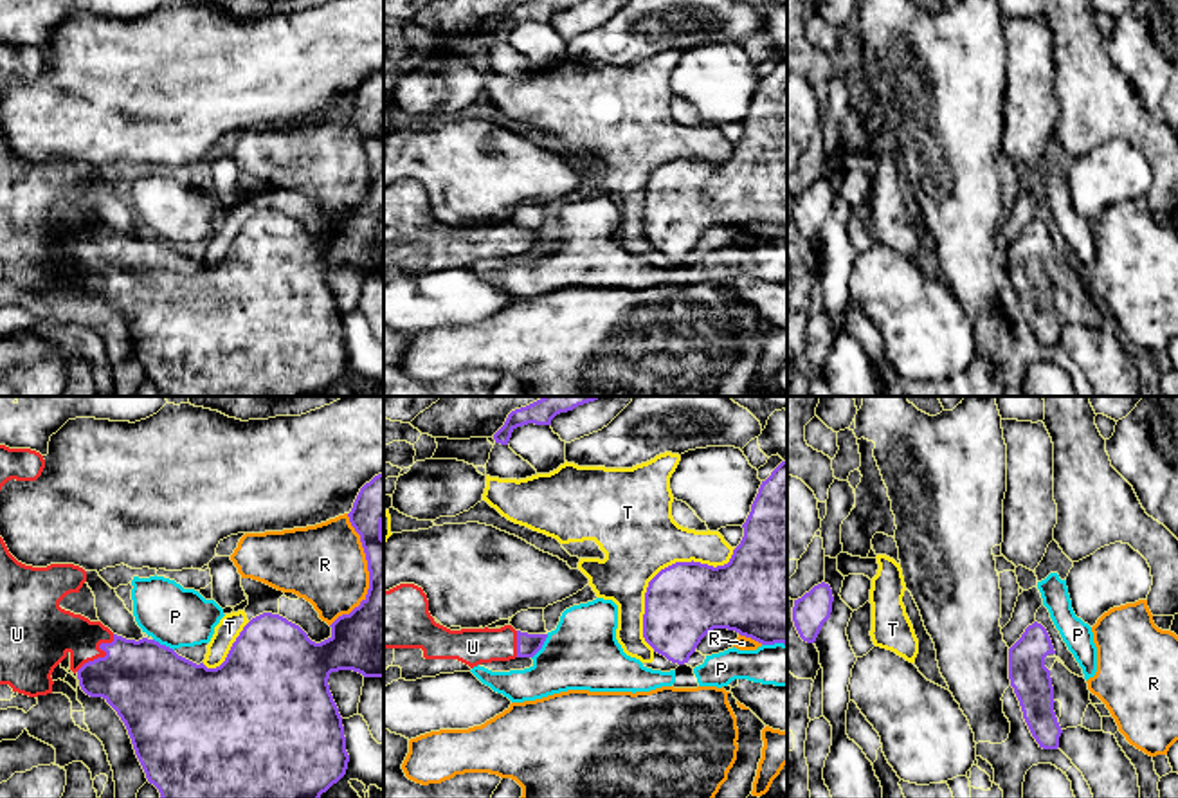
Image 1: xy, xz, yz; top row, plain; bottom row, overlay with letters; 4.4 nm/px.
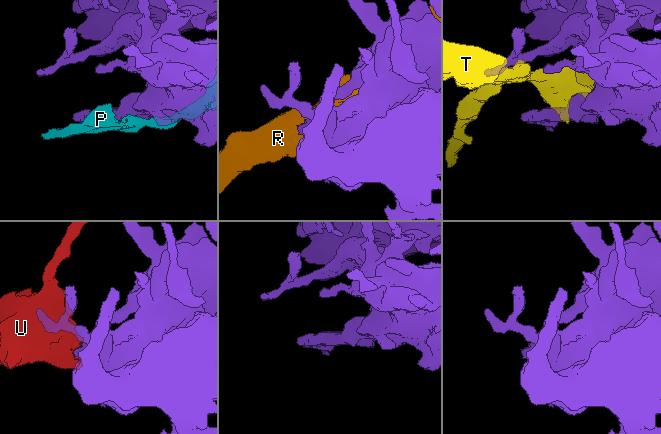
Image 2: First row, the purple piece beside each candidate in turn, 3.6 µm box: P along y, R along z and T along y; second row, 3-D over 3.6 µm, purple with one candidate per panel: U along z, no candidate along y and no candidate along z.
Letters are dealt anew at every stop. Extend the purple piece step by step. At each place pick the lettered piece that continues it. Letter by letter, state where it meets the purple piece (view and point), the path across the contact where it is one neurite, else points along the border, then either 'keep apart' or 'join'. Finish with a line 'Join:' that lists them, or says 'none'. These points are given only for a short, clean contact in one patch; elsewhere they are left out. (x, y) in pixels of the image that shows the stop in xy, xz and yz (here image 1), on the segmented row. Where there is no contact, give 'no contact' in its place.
P: meets purple in xz at (541, 647); keep apart
R: meets purple in xy at (370, 573); keep apart
T: meets purple in xz at (660, 571); keep apart
U: meets purple in xy at (105, 656); join
Join: U

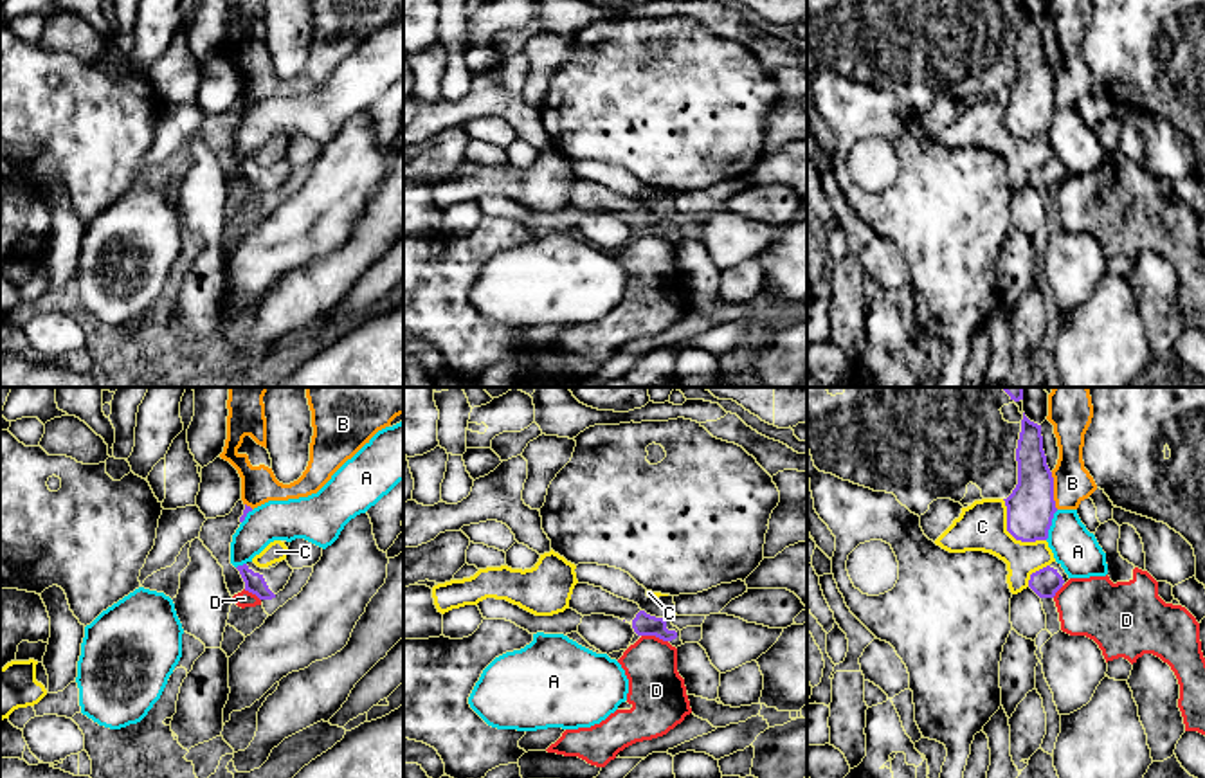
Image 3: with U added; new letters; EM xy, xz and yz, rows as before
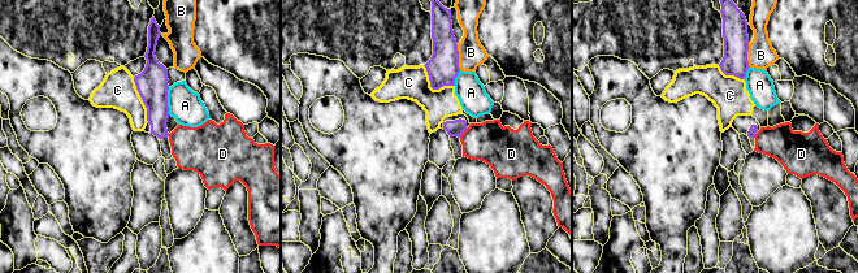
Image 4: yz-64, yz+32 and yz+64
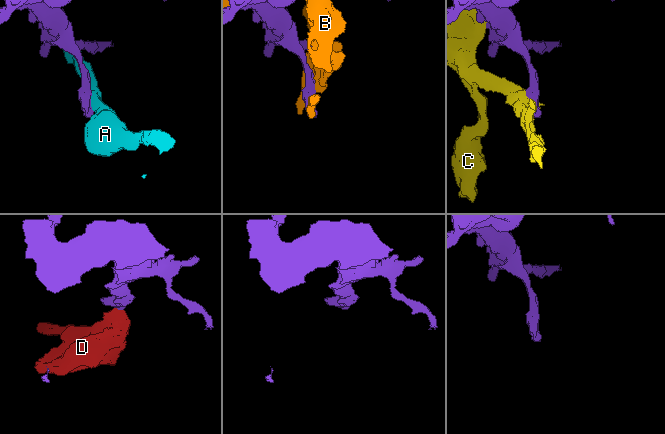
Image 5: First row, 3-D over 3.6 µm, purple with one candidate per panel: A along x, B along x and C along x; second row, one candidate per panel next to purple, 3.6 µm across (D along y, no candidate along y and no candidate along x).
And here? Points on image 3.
A: meets purple in yz at (1050, 524); keep apart
B: meets purple in yz at (1052, 490); keep apart
C: meets purple in yz at (1011, 533); keep apart
D: meets purple in xz at (654, 634); border along xz (642, 634), (652, 634), (667, 642); keep apart
Join: none

